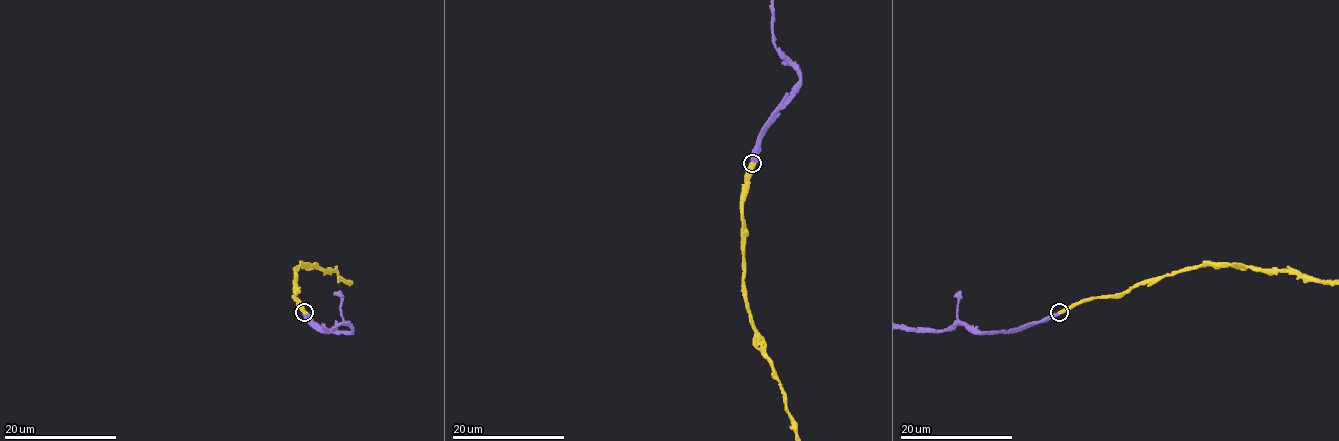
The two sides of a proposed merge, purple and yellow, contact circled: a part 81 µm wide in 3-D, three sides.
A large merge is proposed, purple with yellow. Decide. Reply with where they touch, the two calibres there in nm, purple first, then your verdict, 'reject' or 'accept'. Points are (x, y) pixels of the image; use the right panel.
place (1059, 312); calibres 440 and 400 nm; accept

